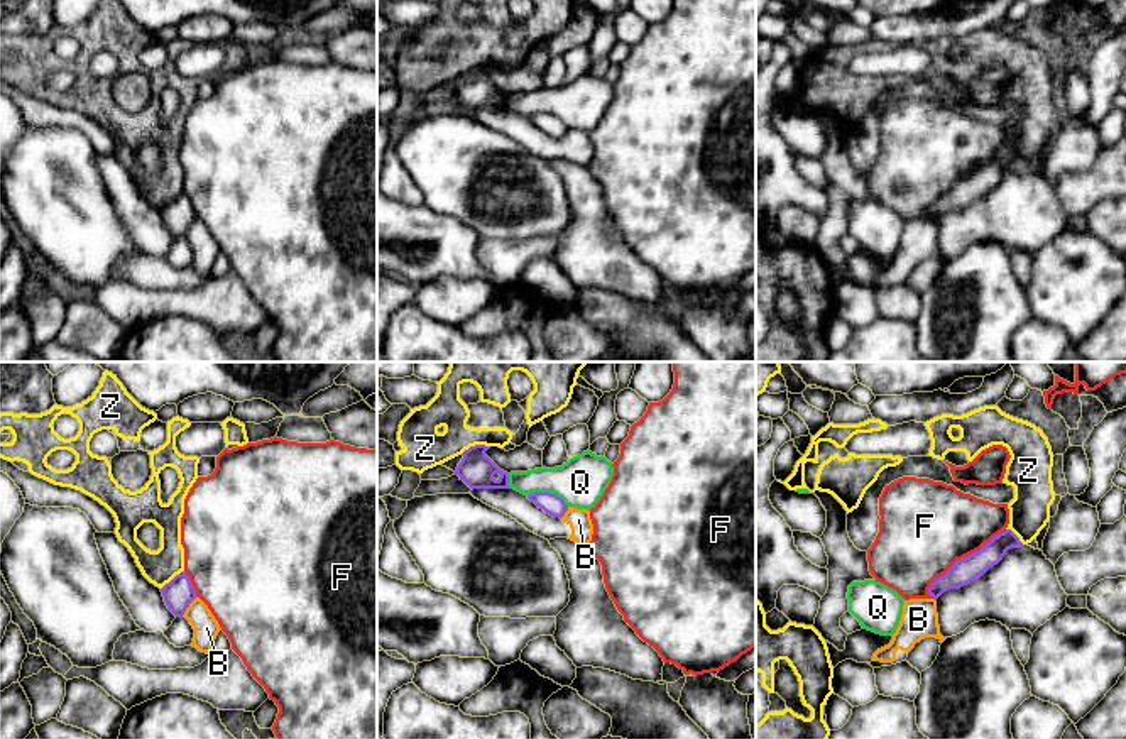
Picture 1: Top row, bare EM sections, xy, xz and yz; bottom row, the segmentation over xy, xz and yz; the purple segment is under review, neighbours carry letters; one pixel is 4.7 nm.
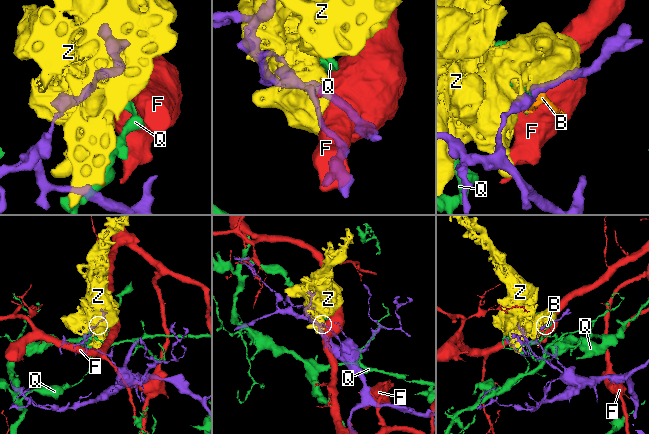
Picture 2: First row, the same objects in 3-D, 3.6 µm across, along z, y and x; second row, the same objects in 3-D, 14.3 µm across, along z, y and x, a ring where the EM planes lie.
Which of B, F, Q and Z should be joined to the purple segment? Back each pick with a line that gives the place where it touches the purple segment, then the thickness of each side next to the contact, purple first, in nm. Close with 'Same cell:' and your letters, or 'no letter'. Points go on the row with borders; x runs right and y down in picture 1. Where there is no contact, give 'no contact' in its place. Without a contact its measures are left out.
Same cell: no letter

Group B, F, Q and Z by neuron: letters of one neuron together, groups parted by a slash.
B / F / Q / Z

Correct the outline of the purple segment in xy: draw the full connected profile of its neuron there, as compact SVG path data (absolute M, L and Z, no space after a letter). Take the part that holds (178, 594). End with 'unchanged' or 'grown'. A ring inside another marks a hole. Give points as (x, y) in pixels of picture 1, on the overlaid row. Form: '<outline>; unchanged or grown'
M184 572L166 583L161 592L167 609L176 617L183 617L189 604L196 599L196 590Z; unchanged

